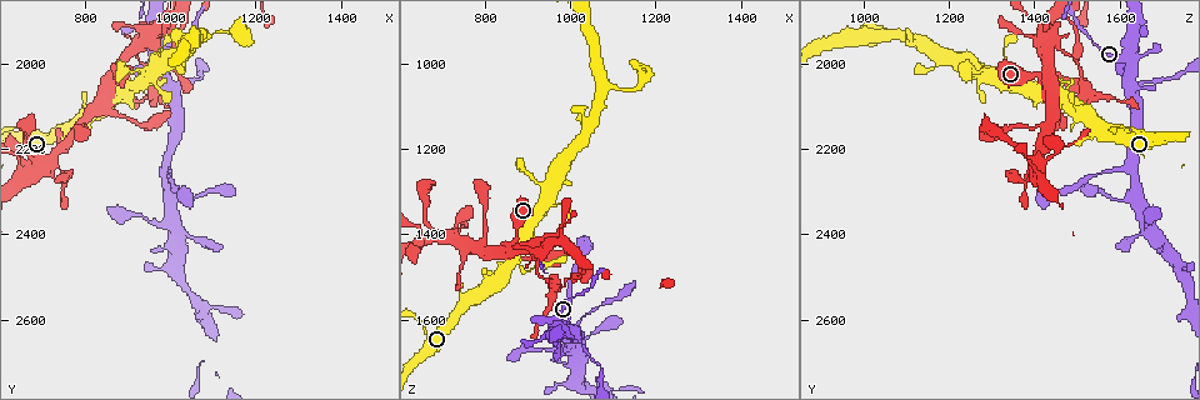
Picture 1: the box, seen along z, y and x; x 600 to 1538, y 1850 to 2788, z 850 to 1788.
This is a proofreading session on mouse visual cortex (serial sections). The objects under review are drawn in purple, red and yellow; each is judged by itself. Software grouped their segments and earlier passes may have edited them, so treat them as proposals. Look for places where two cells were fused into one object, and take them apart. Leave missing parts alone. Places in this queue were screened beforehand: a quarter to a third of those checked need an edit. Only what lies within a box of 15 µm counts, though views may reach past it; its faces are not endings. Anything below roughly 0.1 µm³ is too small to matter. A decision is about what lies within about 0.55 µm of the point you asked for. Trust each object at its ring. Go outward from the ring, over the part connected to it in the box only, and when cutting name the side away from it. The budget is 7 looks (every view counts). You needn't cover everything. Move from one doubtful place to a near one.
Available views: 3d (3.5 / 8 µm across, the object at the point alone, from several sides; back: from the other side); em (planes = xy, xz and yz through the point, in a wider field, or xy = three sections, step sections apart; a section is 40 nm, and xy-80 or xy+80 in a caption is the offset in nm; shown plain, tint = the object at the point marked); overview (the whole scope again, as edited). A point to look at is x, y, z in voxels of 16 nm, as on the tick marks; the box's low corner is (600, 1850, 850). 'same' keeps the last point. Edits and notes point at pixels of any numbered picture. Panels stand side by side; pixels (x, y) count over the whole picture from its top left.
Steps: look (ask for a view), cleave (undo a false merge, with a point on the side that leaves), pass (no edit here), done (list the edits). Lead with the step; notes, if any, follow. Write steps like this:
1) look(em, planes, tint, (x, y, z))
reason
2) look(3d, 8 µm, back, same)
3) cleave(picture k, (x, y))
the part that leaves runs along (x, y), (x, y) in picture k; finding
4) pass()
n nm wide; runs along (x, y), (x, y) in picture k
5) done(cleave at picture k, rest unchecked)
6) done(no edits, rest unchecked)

look(3d, 3.5 µm, (930, 1955, 1425))

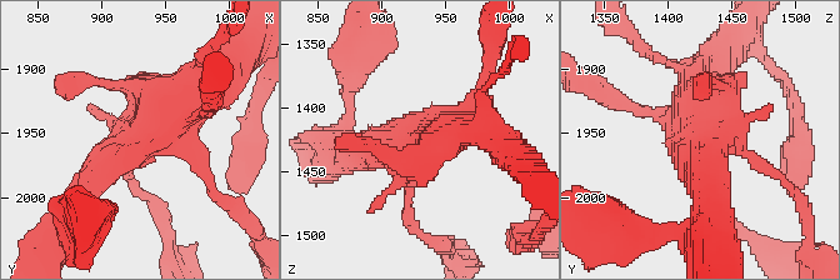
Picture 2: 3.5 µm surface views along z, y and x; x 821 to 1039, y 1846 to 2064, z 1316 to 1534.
look(em, planes, plain, (930, 1958, 1432))

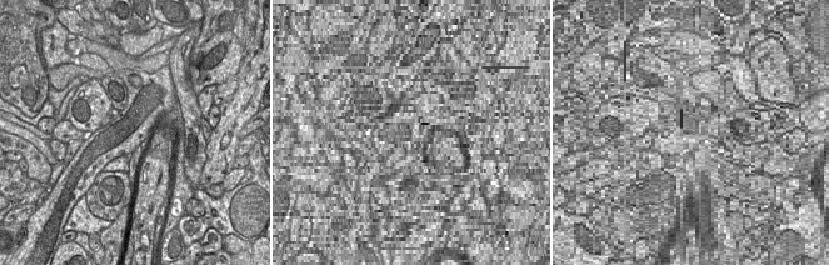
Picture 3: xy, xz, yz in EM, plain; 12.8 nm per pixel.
look(em, planes, tint, same)
with the object marked

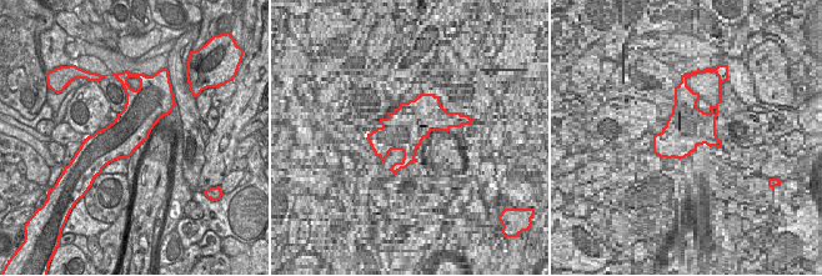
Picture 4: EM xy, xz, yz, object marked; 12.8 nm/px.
cleave(picture 2, (135, 184))
the part that leaves runs along (749, 156), (804, 203), (810, 245) in picture 2; a second cell is stuck on

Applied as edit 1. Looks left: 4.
look(3d, 3.5 µm, (990, 2230, 1630))
narrows sharply

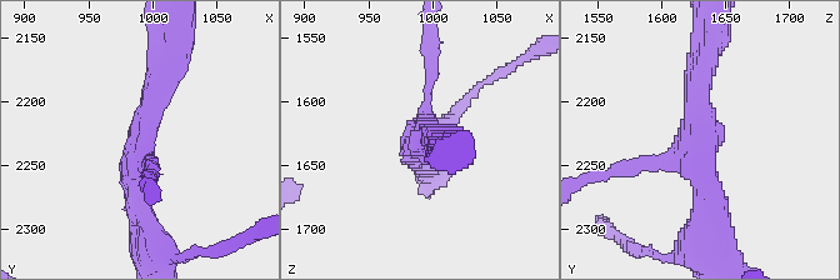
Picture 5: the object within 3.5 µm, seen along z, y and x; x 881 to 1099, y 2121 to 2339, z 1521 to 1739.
look(em, xy, step 2, tint, (990, 2238, 1632))
3 arms; arms of 150, 250, 300 nm; now the EM

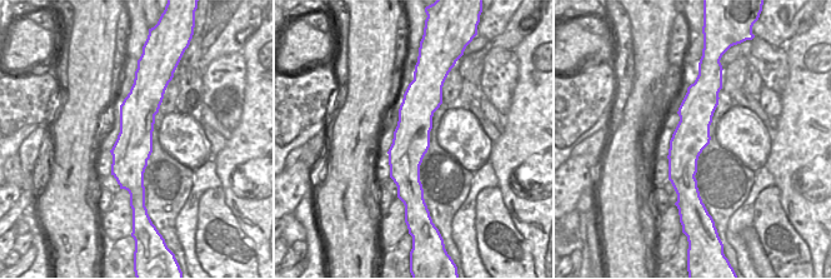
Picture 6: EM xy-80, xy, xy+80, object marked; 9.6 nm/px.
pass()
continuous, no second cell

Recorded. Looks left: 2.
done(cleave at picture 2, rest unchecked)

